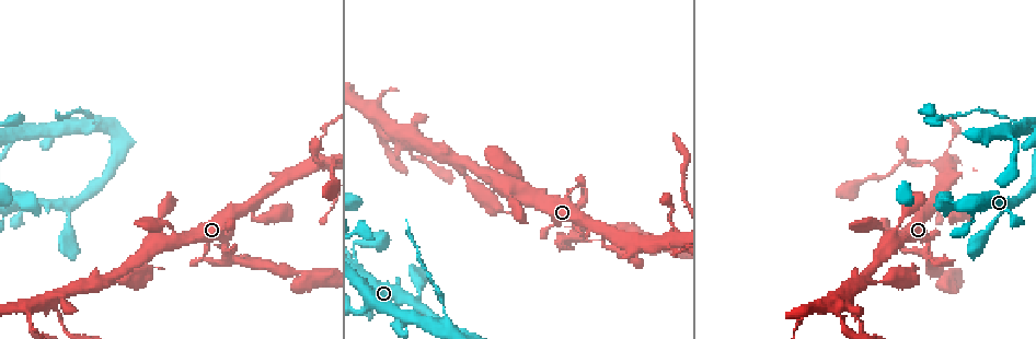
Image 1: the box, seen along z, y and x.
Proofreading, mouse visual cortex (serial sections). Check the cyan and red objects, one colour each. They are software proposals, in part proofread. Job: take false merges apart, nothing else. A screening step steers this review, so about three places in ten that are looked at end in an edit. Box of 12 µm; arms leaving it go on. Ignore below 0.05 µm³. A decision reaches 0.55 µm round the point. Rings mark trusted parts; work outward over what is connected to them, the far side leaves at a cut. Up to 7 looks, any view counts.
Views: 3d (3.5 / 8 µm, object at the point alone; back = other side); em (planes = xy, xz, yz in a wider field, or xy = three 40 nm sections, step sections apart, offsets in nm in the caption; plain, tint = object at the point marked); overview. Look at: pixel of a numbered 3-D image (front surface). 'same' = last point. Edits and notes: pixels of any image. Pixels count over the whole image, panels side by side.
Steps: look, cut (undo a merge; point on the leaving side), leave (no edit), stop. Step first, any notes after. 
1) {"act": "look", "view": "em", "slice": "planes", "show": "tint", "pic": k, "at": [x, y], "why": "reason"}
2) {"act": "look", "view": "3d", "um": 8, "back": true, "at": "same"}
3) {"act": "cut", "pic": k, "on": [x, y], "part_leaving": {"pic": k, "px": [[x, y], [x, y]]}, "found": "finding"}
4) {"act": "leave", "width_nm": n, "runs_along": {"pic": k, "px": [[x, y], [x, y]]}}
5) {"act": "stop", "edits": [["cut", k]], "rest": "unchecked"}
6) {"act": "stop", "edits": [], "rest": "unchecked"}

{"act": "look", "view": "3d", "um": 3.5, "pic": 1, "at": [580, 227]}

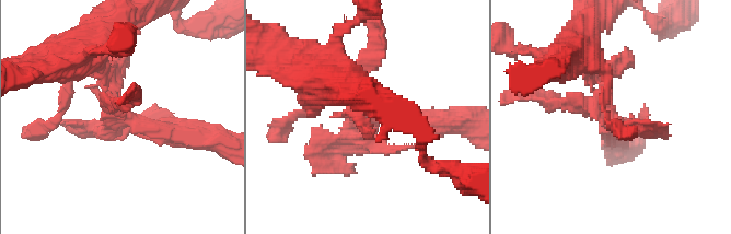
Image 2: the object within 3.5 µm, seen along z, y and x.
{"act": "look", "view": "em", "slice": "xy", "step": 5, "show": "tint", "pic": 2, "at": [602, 116], "why": "need the tissue"}

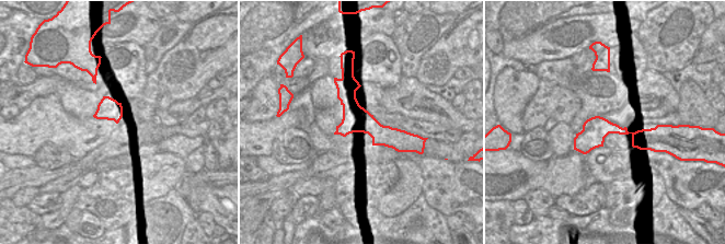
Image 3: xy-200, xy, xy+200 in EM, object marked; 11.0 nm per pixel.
{"act": "cut", "pic": 2, "on": [370, 63], "part_leaving": {"pic": 2, "px": [[109, 88], [137, 125], [194, 135]]}, "found": "a second cell is stuck on"}

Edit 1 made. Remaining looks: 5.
{"act": "look", "view": "3d", "um": 8, "pic": 1, "at": [96, 126], "why": "side arm on a straight run"}

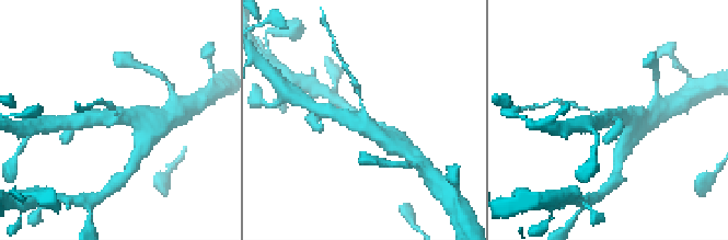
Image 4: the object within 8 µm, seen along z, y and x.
{"act": "look", "view": "3d", "um": 3.5, "pic": 4, "at": [117, 116]}

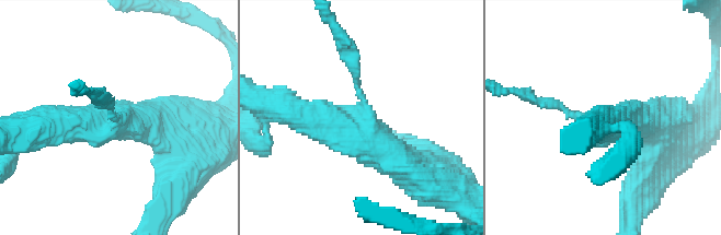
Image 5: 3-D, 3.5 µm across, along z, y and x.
{"act": "look", "view": "em", "slice": "planes", "show": "tint", "pic": 5, "at": [363, 114]}

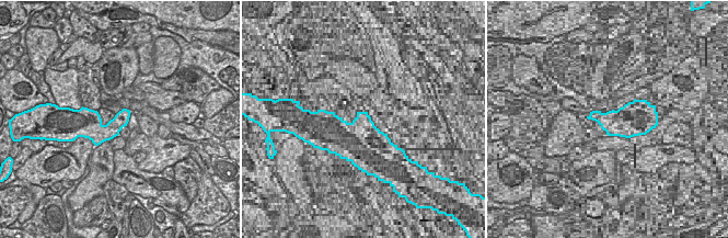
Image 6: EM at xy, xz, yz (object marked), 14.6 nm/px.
{"act": "cut", "pic": 5, "on": [343, 49], "part_leaving": {"pic": 5, "px": [[357, 81], [336, 27]]}, "found": "two cells meet here"}

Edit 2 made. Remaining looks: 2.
{"act": "look", "view": "em", "slice": "xy", "step": 3, "show": "tint", "pic": 1, "at": [403, 137], "why": "arms run side by side"}

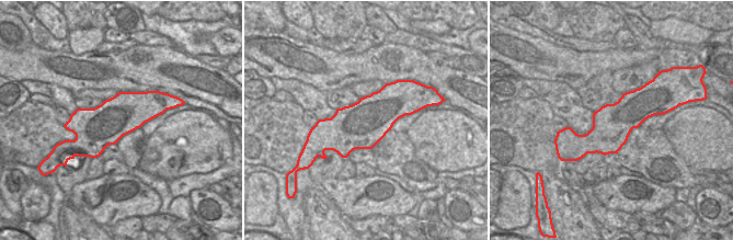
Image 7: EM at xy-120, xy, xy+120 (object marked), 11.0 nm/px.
{"act": "look", "view": "3d", "um": 3.5, "back": true, "at": "same", "why": "see where the arms go"}

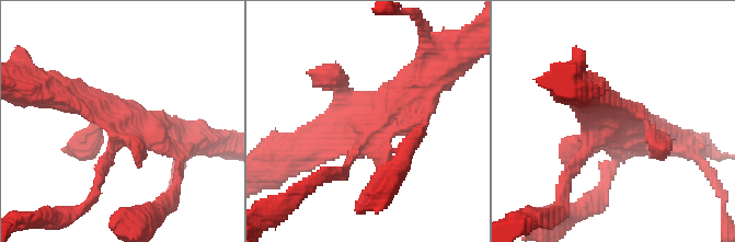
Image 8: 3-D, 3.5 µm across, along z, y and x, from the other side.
{"act": "leave", "runs_along": {"pic": 8, "px": [[303, 146], [388, 115], [418, 81]]}, "found": "continuous, no second cell"}

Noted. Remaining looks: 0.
{"act": "stop", "edits": [["cut", 2], ["cut", 5]], "rest": "unchecked"}

